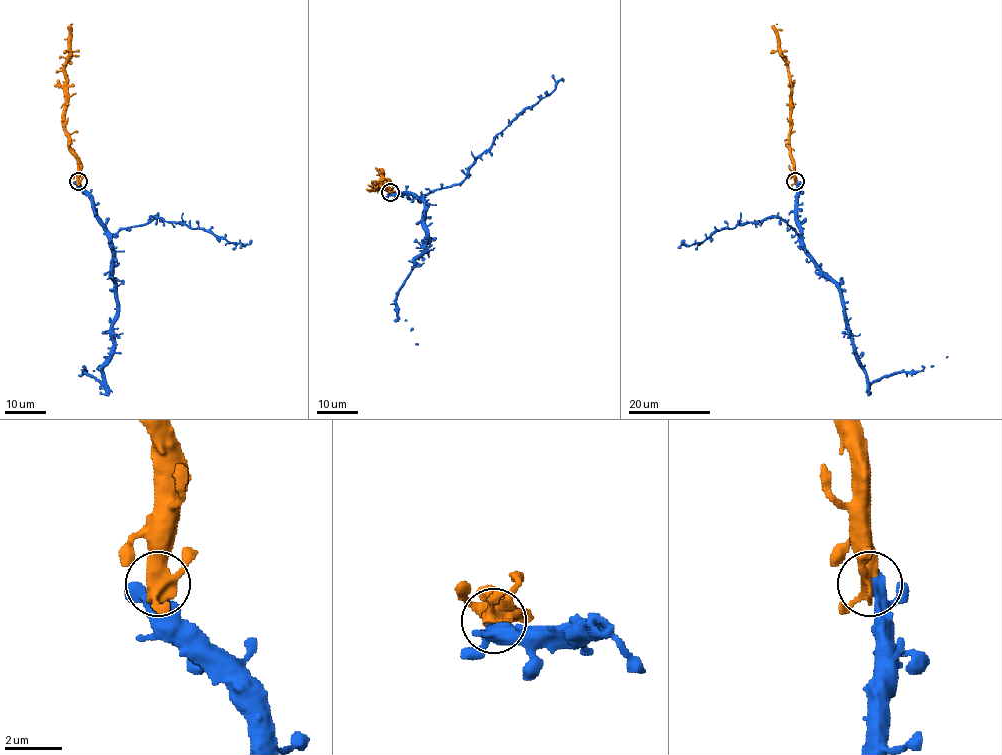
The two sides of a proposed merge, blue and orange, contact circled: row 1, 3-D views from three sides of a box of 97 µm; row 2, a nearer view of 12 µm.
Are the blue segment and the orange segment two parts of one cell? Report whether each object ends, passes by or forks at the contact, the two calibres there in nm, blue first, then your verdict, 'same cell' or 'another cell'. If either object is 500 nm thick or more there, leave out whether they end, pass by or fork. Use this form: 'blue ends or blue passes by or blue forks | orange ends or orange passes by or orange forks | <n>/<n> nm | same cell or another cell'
blue passes by | orange forks | 400/400 nm | same cell

